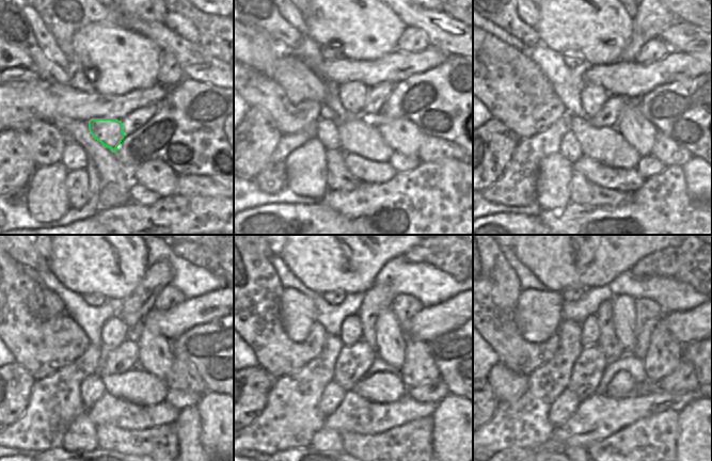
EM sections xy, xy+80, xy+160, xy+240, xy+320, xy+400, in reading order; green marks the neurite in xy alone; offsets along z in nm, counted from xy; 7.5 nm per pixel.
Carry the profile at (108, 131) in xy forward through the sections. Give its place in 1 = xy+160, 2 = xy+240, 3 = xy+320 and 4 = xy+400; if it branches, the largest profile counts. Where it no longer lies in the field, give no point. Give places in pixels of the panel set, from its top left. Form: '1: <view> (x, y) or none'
1: xy+160 (592, 97)
2: xy+240 (114, 331)
3: xy+320 (351, 332)
4: xy+400 (590, 334)

